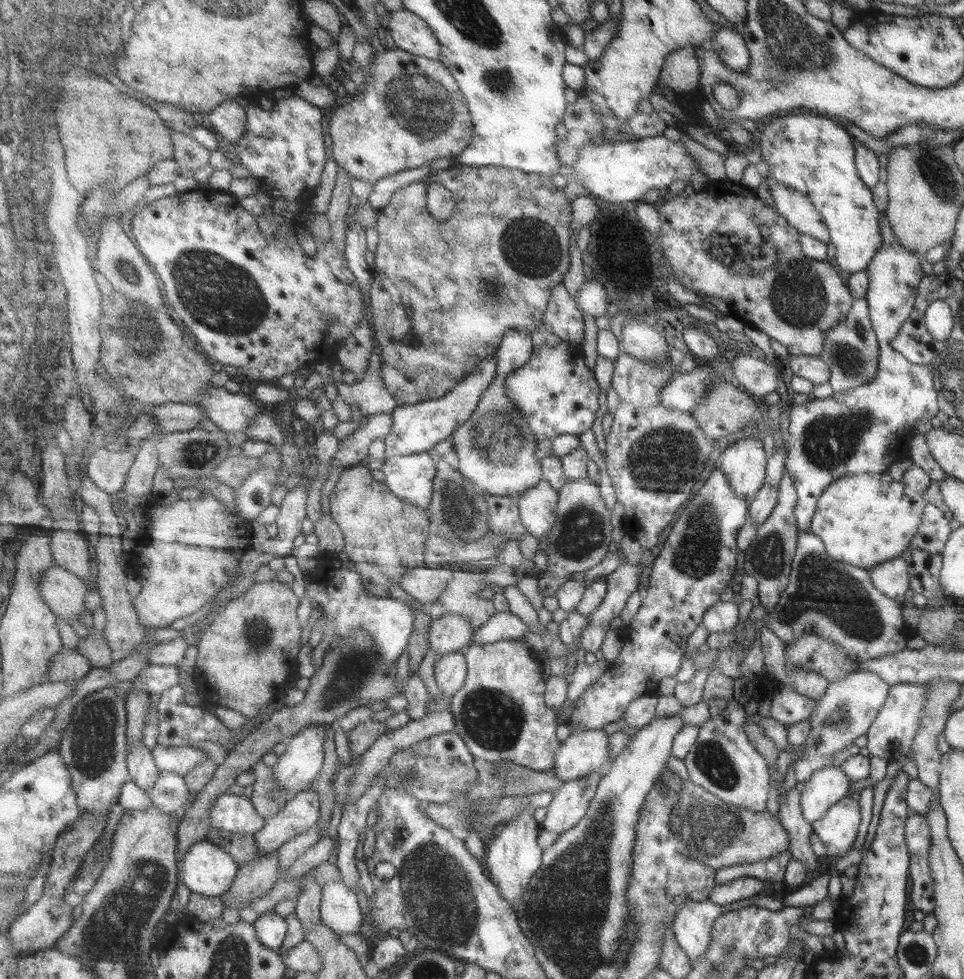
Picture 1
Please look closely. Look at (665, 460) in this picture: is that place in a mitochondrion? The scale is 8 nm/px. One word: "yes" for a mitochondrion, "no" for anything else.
yes

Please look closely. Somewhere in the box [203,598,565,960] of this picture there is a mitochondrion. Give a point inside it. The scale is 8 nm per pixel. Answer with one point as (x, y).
(438, 897)

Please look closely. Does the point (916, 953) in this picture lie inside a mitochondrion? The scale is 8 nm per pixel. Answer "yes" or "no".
yes

